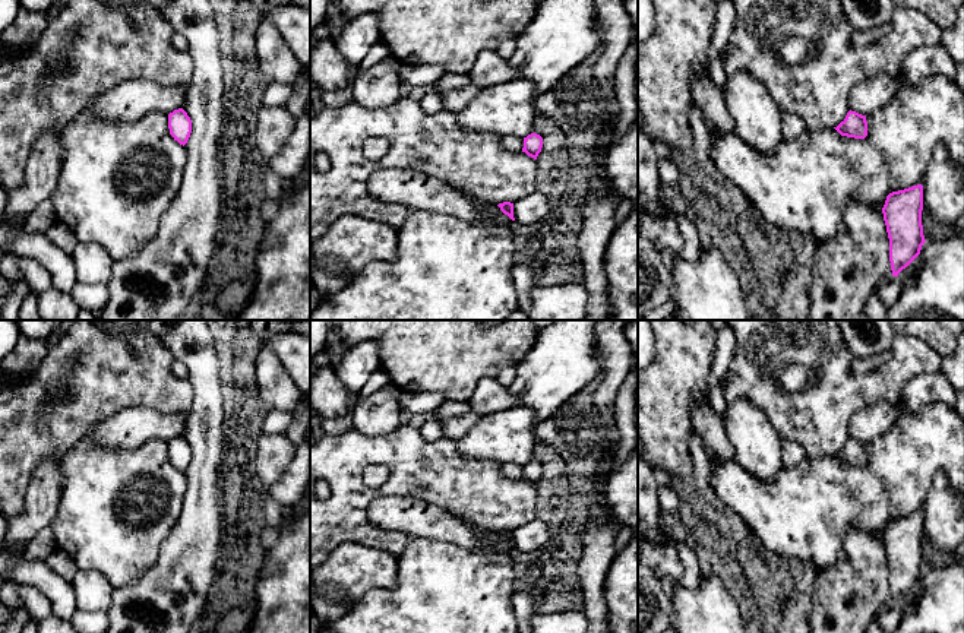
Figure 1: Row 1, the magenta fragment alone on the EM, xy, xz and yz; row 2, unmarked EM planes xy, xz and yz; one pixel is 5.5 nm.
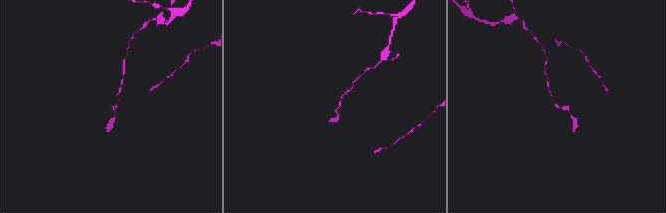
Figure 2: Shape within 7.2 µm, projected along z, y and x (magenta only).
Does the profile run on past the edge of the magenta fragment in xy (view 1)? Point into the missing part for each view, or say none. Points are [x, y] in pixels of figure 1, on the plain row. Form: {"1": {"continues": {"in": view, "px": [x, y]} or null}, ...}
{"1": {"continues": null}}

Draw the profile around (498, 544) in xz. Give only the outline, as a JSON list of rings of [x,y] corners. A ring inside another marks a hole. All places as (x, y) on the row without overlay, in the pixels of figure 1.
[[[497,532],[489,534],[489,542],[496,554],[512,560],[515,548],[512,548],[508,542],[505,542]]]

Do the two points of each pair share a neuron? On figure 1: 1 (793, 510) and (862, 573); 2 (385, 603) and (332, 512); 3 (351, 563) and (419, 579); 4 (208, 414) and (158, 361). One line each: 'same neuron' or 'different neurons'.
1: different neurons
2: different neurons
3: different neurons
4: different neurons

